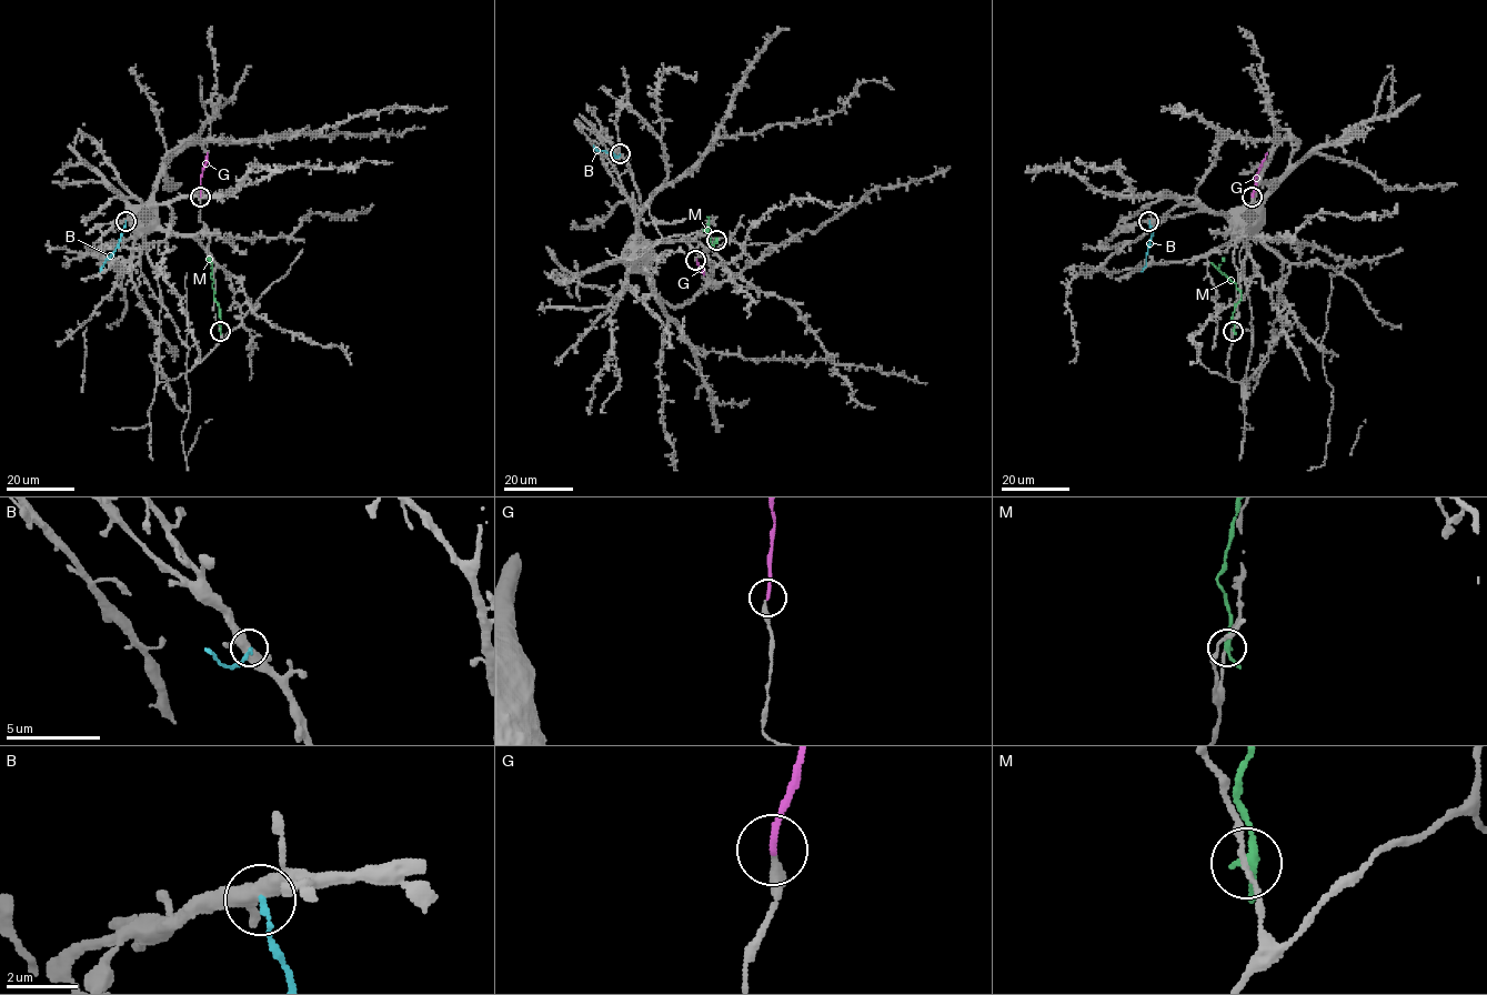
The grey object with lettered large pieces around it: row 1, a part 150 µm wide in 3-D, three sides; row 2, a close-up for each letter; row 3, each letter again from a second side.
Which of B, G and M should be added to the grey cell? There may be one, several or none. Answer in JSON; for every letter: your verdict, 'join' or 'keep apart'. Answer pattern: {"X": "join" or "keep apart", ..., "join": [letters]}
{"B": "keep apart", "G": "join", "M": "keep apart", "join": ["G"]}

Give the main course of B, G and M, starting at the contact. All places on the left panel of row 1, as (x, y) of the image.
B: (126, 221), (119, 245), (100, 272)
G: (200, 196), (208, 152)
M: (220, 330), (211, 264), (208, 258)

